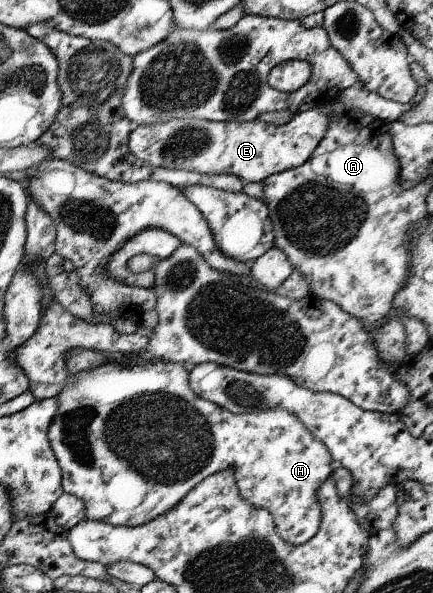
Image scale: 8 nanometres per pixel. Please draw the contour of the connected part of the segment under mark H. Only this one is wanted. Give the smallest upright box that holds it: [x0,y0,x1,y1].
[47,361,335,545]

